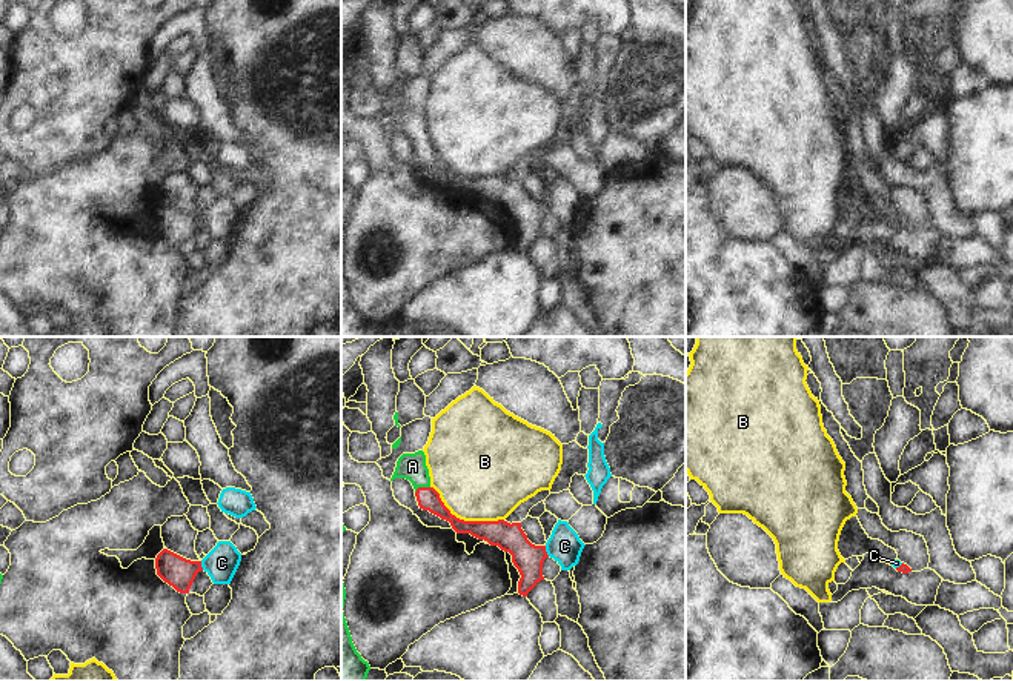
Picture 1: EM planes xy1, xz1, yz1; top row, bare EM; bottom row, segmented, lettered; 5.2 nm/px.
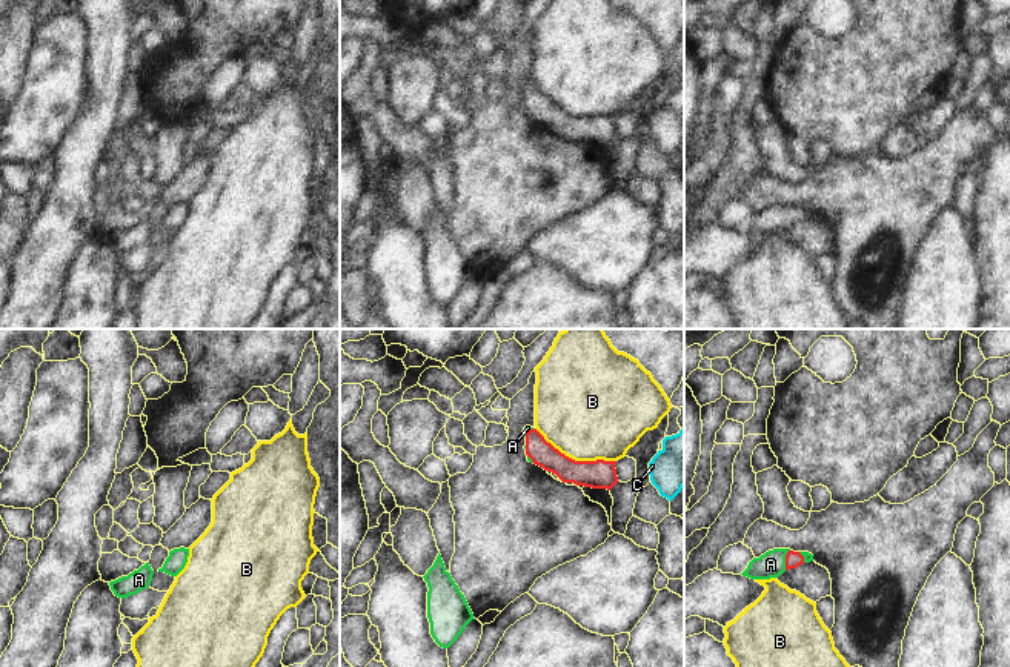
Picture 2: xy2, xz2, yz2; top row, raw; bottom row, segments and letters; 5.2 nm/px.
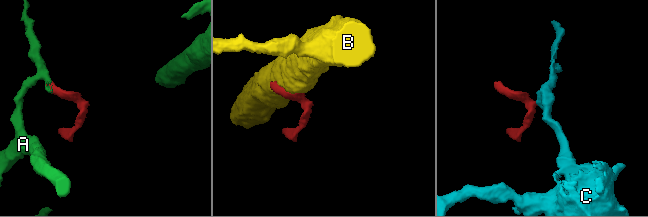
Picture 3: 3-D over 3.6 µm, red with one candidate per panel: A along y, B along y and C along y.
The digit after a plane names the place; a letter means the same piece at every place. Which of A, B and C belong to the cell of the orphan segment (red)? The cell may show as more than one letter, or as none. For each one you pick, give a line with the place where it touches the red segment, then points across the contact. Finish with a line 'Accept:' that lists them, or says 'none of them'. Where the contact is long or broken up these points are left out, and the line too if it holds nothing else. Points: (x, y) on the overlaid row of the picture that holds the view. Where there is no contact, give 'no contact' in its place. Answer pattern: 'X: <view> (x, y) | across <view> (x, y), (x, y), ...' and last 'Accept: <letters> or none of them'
A: yz2 (786, 560) | across yz2 (792, 558), (786, 560), (770, 564)
Accept: A

